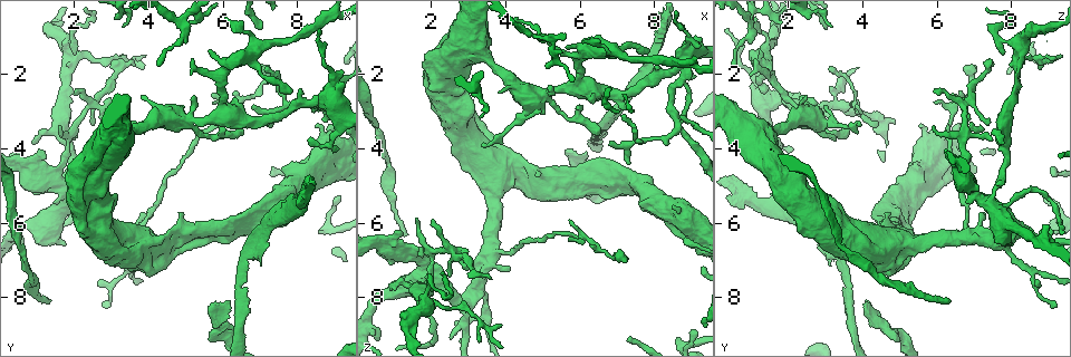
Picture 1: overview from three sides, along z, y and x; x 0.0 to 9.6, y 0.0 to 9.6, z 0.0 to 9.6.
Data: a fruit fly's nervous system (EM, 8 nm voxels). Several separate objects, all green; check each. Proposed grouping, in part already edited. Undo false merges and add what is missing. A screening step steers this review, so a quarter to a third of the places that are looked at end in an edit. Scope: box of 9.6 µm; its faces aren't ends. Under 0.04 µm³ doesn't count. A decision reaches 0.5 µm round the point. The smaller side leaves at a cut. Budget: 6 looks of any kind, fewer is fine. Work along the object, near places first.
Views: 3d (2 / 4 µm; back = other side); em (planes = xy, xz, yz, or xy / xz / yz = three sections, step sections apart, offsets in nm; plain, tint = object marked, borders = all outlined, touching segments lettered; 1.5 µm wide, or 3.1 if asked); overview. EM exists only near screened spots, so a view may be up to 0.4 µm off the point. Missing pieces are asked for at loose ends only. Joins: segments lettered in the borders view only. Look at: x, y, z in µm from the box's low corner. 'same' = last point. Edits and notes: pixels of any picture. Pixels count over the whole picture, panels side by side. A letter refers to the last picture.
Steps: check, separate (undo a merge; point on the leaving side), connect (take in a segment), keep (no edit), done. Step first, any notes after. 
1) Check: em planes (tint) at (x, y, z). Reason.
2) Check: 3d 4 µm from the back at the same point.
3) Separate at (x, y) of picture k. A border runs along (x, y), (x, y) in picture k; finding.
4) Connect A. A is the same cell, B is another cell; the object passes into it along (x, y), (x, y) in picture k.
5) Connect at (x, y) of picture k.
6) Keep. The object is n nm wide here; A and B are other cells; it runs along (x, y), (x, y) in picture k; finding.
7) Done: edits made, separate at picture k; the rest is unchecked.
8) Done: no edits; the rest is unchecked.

Check: em xz step 4 (borders) at (1.40, 8.05, 6.35).

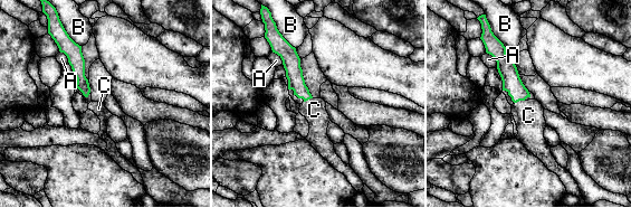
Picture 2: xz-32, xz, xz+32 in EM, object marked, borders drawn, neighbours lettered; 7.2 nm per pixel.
Connect at (528, 115) of picture 2. C is the same cell, A and B are other cells; the object passes into it along (512, 83), (519, 100), (528, 115) in picture 2; the neuron continues.

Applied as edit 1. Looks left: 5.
Check: overview.

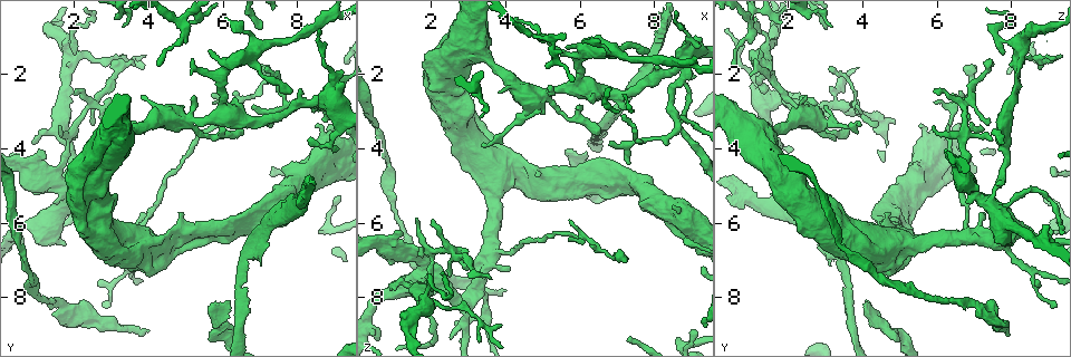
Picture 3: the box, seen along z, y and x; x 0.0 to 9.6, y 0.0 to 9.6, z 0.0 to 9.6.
Check: 3d 2 µm at (5.75, 8.15, 4.05). Branch stops here.

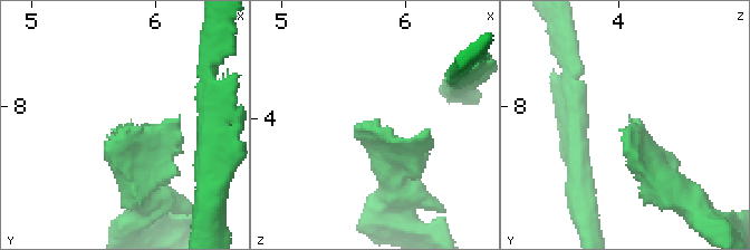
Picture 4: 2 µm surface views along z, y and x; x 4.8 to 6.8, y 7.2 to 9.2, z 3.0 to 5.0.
Check: em planes (borders) at (5.78, 8.18, 4.00). Need the tissue.

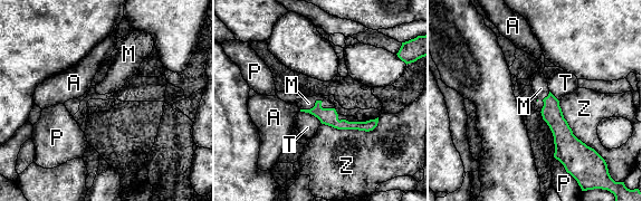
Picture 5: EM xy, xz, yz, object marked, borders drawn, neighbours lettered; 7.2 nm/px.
Connect at (308, 103) of picture 5. M is the same cell, A, P, T and Z are other cells; the object passes into it along (328, 116), (318, 101), (308, 103) in picture 5; the neuron continues.

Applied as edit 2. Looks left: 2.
Check: overview.

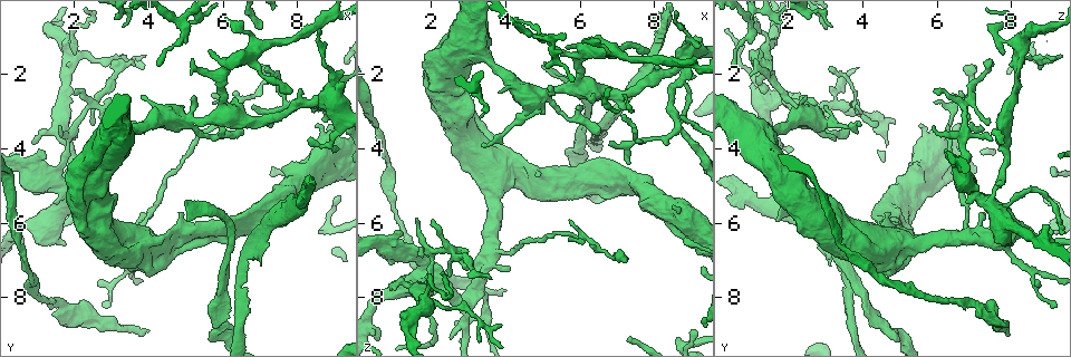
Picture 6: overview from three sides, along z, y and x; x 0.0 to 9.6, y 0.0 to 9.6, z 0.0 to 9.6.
Check: em 3.1 µm planes (borders) at (5.10, 2.60, 2.35). Branch stops here.

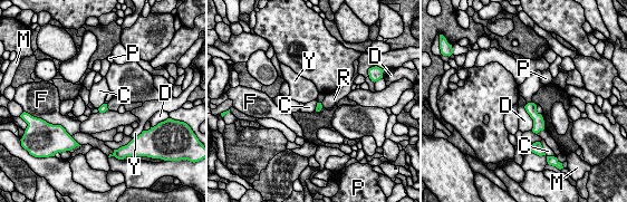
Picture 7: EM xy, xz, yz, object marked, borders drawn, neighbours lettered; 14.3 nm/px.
Keep. C, D, F, M, P, R and Y are other cells; a border runs along (317, 102), (315, 111) in picture 7; none of them fits.

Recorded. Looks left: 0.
Done: edits made, connect at picture 2, connect at picture 5; the rest is unchecked.

